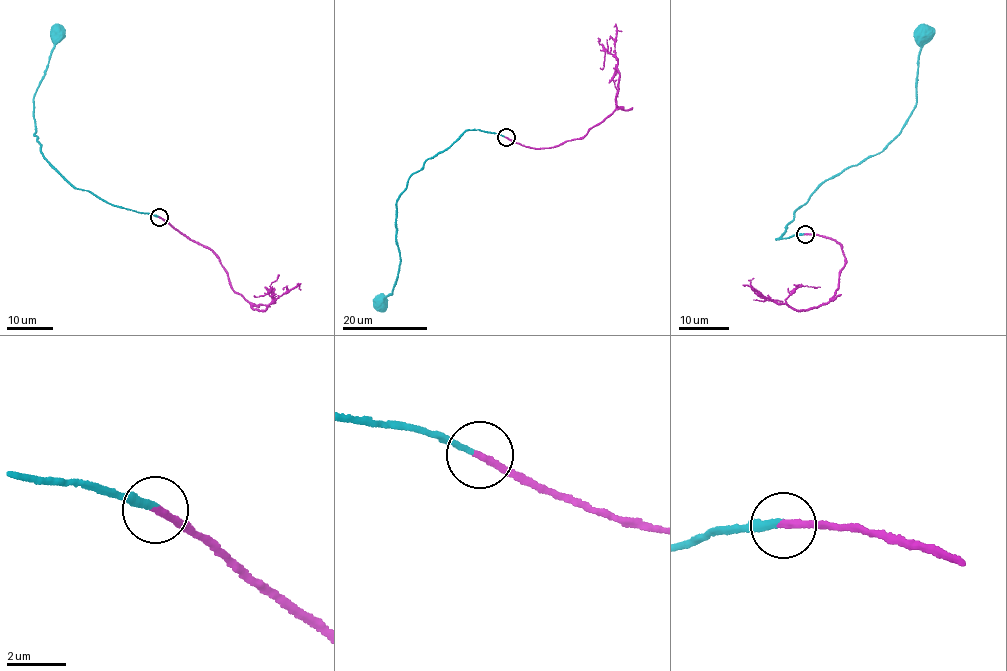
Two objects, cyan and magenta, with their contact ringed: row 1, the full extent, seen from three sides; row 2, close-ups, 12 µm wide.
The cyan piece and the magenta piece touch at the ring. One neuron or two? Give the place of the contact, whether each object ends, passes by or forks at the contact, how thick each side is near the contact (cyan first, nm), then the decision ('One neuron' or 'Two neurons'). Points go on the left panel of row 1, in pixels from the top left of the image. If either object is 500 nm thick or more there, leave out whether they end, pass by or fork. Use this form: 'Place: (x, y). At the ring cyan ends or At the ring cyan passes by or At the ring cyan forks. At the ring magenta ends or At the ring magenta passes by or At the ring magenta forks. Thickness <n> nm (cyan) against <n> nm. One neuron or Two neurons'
Place: (159, 217). At the ring cyan ends. At the ring magenta ends. Thickness 200 nm (cyan) against 240 nm. One neuron

